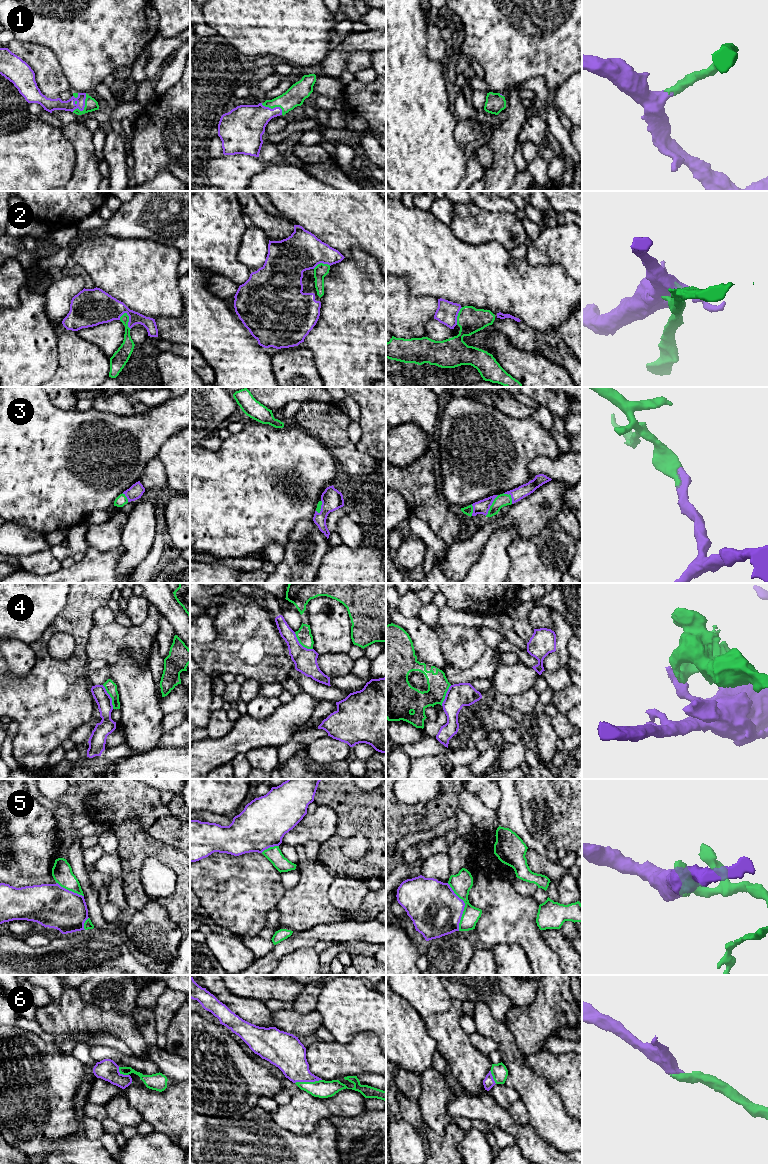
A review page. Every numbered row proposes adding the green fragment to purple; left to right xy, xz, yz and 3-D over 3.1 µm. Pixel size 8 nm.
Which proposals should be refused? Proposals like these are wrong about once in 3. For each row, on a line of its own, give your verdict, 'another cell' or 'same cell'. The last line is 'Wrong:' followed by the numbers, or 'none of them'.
1: same cell
2: another cell
3: same cell
4: another cell
5: another cell
6: same cell
Wrong: 2, 4, 5

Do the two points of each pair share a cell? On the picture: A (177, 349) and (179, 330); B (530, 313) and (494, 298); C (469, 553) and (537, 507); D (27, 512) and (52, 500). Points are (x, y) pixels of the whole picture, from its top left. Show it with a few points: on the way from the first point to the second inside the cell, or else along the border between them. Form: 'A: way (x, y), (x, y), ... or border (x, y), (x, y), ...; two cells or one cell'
A: border (179, 344), (160, 340), (155, 346); two cells
B: way (521, 304), (515, 298), (503, 298); one cell
C: way (483, 535), (497, 521), (506, 520), (519, 514); one cell
D: way (33, 506), (37, 502), (46, 502); one cell

